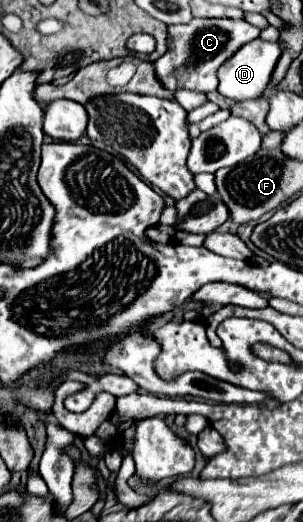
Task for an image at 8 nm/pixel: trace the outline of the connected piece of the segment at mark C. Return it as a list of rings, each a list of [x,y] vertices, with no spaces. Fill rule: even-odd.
[[[193,18],[189,24],[169,26],[169,50],[155,62],[157,80],[165,90],[177,92],[179,88],[209,94],[217,88],[217,68],[233,56],[243,44],[259,36],[259,28],[245,20],[217,20]]]

